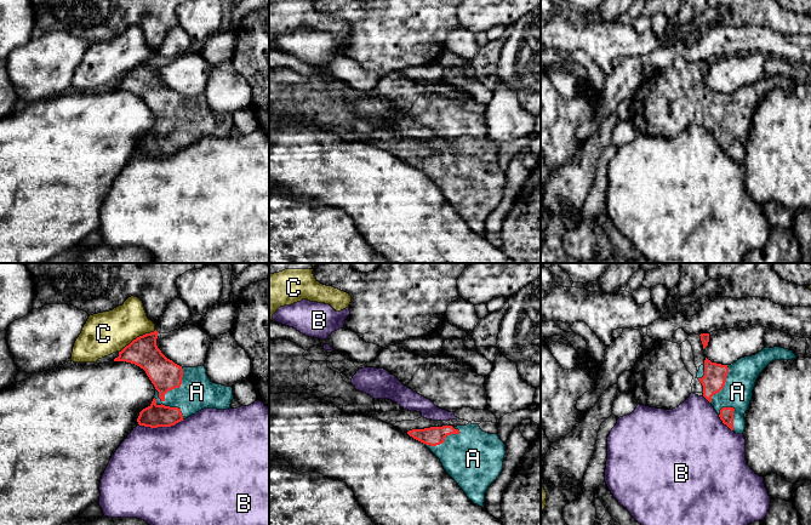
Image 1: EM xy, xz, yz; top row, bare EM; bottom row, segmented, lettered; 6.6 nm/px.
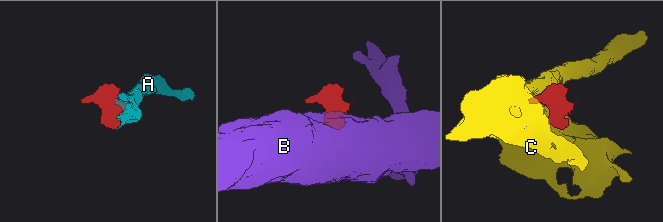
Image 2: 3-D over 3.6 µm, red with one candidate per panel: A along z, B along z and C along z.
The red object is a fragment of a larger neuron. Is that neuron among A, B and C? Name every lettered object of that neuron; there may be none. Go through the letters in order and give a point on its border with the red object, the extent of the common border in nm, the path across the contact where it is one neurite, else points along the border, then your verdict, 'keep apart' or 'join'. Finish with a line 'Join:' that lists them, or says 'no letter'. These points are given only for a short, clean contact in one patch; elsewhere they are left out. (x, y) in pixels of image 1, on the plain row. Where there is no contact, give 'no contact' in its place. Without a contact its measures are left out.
A: contact xy (164, 124); length 340 nm; join
B: contact xy (161, 154); length 300 nm; border xy (183, 148), (170, 154), (140, 154); keep apart
C: contact xy (137, 66); length 280 nm; border xy (155, 58), (137, 64), (119, 80); keep apart
Join: A

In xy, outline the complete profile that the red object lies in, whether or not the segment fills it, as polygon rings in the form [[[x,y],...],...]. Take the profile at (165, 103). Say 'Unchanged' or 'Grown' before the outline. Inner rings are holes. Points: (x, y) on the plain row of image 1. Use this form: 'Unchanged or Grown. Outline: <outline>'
Grown. Outline: [[[155,58],[137,65],[114,87],[143,97],[155,115],[154,127],[139,141],[138,153],[171,155],[204,137],[230,137],[233,116],[213,112],[204,93],[182,96],[167,87],[156,74],[158,62]]]

